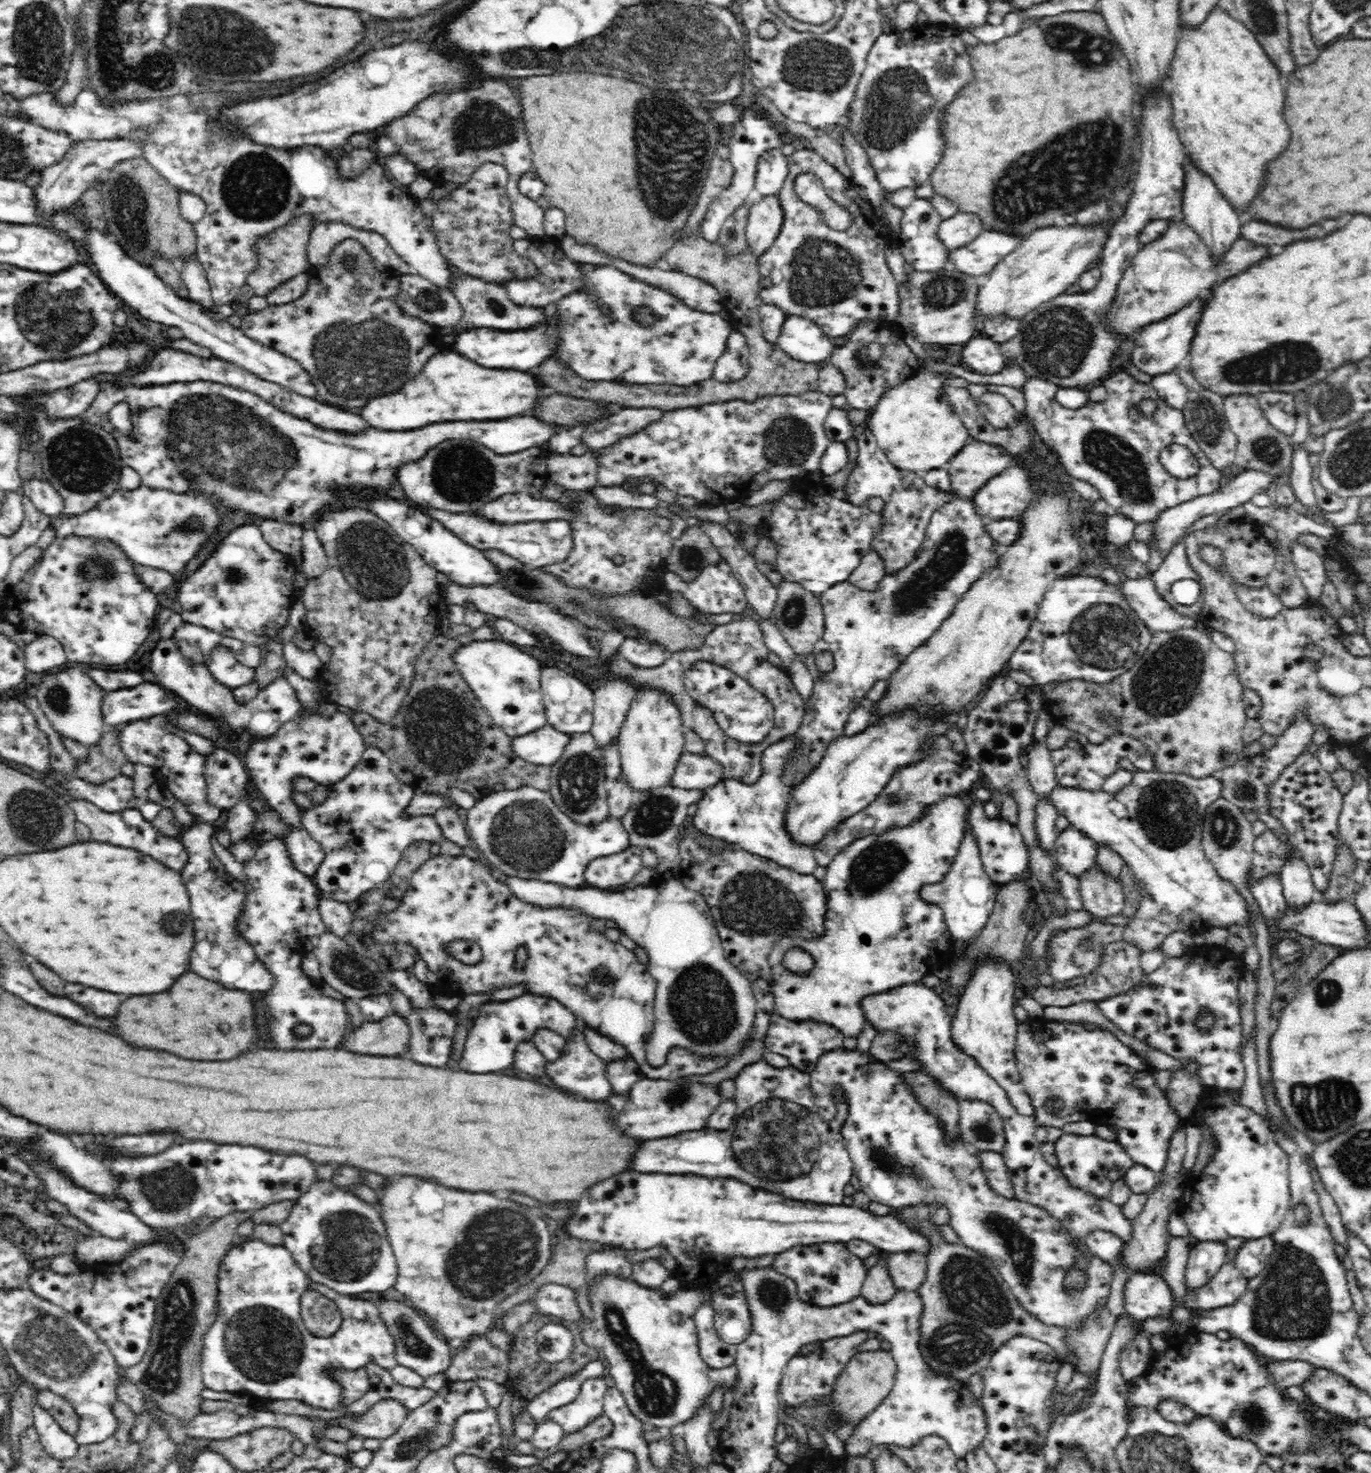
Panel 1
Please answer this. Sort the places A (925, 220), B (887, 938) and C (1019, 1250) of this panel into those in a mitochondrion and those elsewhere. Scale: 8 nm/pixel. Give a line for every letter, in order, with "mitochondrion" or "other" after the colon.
A: mitochondrion
B: other
C: mitochondrion

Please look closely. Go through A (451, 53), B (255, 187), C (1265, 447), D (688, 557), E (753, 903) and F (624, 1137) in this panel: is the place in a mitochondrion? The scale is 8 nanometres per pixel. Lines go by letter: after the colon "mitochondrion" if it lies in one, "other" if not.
A: other
B: mitochondrion
C: mitochondrion
D: mitochondrion
E: mitochondrion
F: other

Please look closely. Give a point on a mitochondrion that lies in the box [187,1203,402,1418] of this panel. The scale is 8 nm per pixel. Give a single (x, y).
(262, 1343)

